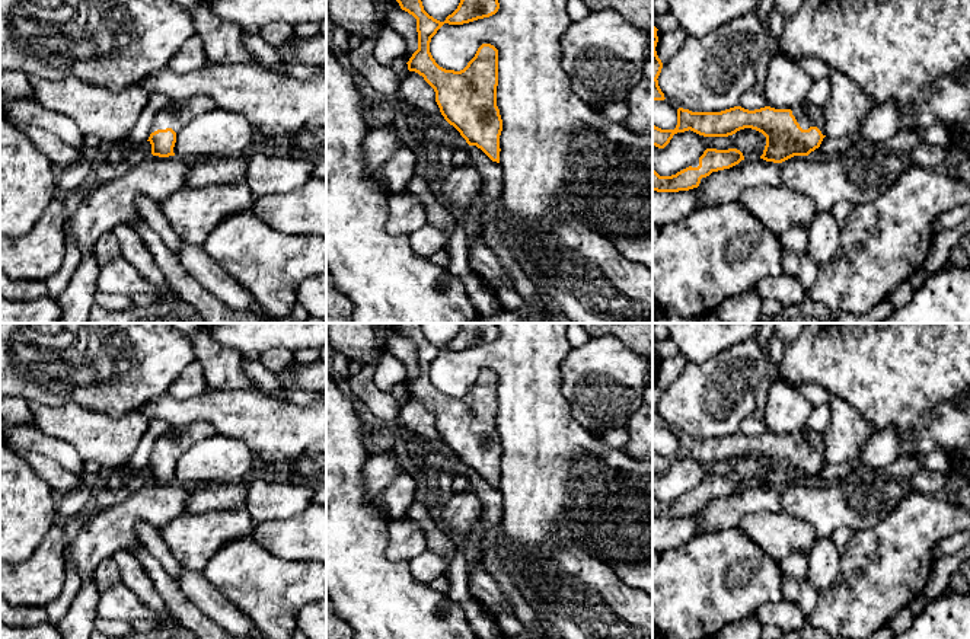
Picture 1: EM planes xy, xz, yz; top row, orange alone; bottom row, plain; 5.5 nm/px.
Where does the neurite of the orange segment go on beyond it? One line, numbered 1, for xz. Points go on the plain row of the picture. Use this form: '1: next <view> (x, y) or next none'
1: next none

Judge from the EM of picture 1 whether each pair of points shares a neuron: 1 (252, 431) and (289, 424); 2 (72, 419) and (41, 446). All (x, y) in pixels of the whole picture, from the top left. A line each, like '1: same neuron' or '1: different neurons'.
1: same neuron
2: different neurons

